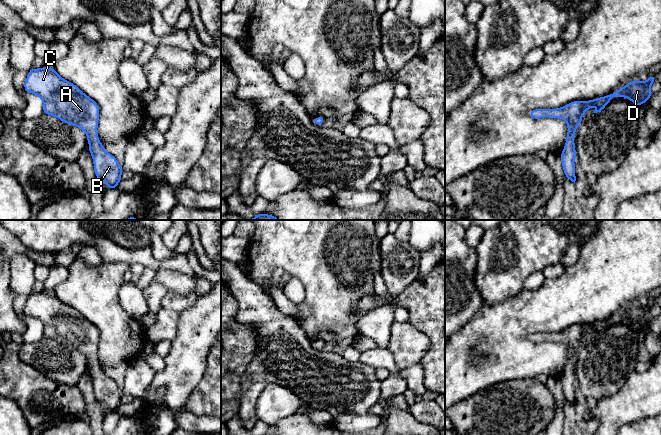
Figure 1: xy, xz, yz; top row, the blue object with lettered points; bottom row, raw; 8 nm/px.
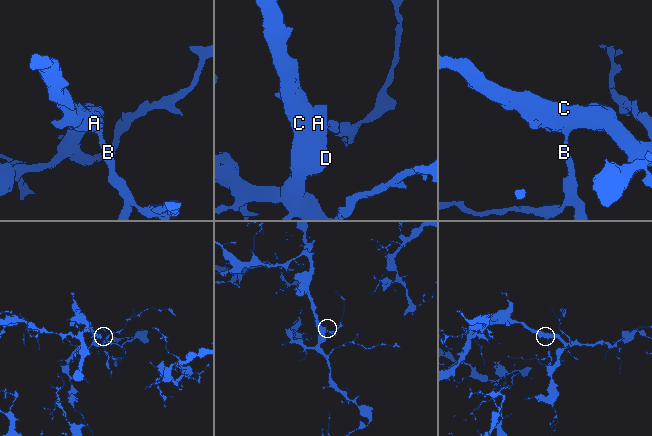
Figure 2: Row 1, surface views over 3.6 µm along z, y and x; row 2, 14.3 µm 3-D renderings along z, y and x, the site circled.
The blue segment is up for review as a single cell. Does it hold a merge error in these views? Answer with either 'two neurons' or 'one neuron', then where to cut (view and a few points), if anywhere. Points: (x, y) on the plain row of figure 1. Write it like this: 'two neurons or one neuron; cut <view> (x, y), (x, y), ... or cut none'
one neuron; cut none

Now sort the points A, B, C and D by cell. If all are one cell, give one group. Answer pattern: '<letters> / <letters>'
A B C D

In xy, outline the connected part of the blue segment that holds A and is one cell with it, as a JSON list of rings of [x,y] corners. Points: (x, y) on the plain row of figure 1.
[[[45,290],[29,294],[24,313],[43,324],[43,337],[77,350],[87,358],[96,401],[101,407],[106,407],[108,413],[116,413],[116,409],[122,404],[123,390],[99,365],[97,327],[76,309],[60,301],[53,292]]]

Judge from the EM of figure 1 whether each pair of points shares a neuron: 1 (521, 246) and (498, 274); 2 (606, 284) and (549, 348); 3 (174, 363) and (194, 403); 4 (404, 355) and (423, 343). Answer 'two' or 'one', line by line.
1: one
2: one
3: two
4: one

